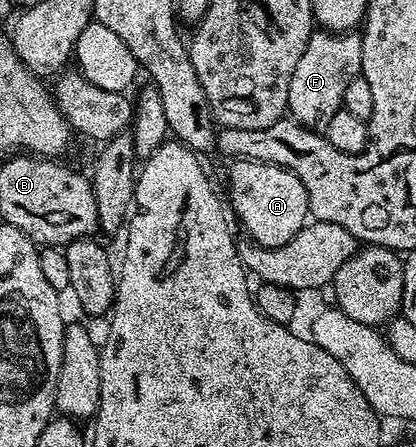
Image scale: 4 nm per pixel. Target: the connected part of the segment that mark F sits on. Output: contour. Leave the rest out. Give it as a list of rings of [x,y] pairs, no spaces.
[[[316,31],[309,43],[305,43],[305,55],[297,62],[297,67],[289,79],[289,99],[287,113],[298,125],[308,131],[326,130],[329,119],[343,108],[345,87],[363,72],[361,63],[362,36],[358,32],[333,33]]]

